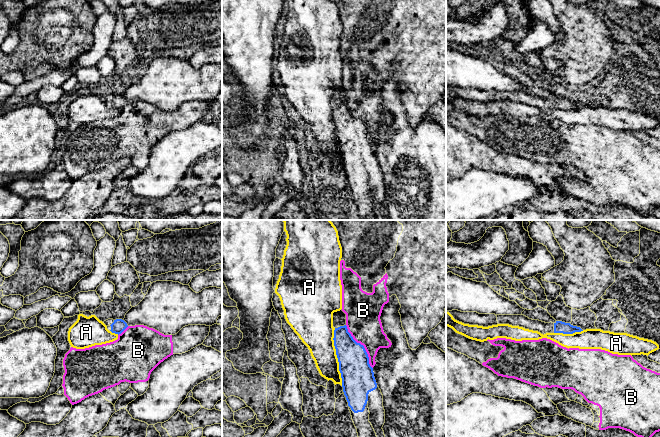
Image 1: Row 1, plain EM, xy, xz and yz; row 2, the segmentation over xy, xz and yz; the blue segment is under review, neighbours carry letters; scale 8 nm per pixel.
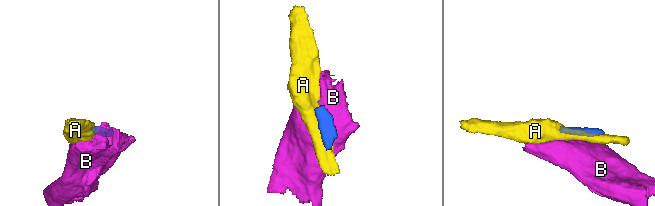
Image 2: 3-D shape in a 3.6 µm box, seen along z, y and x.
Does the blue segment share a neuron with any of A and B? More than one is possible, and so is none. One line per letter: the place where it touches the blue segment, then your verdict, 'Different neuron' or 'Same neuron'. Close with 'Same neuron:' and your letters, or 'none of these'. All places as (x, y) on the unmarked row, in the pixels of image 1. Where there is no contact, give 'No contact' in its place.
A: Touches blue at xz (337, 133). Different neuron
B: Touches blue at xz (363, 122). Different neuron
Same neuron: none of these

